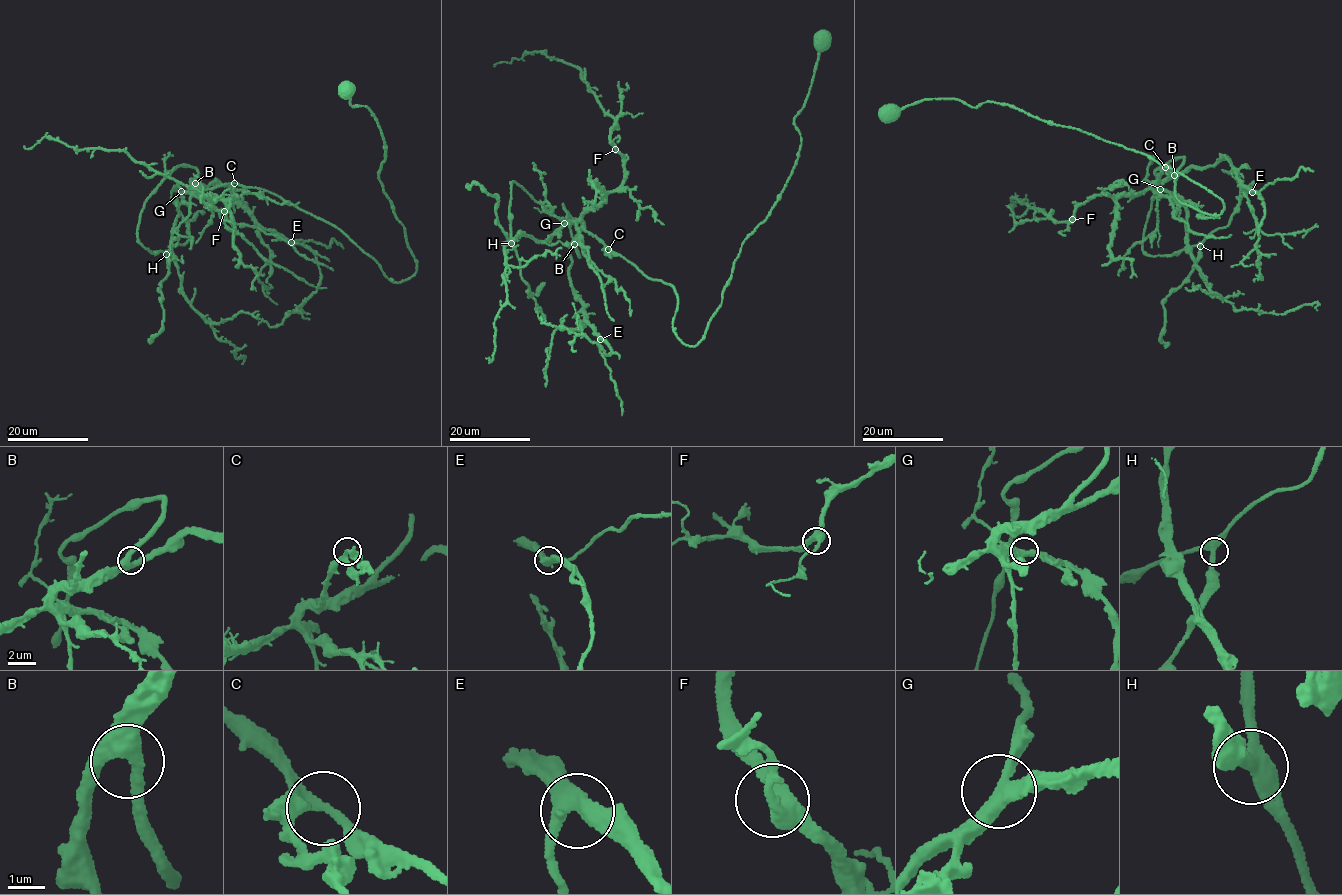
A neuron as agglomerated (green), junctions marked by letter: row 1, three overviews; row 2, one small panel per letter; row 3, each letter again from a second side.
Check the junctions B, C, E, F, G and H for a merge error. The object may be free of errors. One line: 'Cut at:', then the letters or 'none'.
Cut at: none

